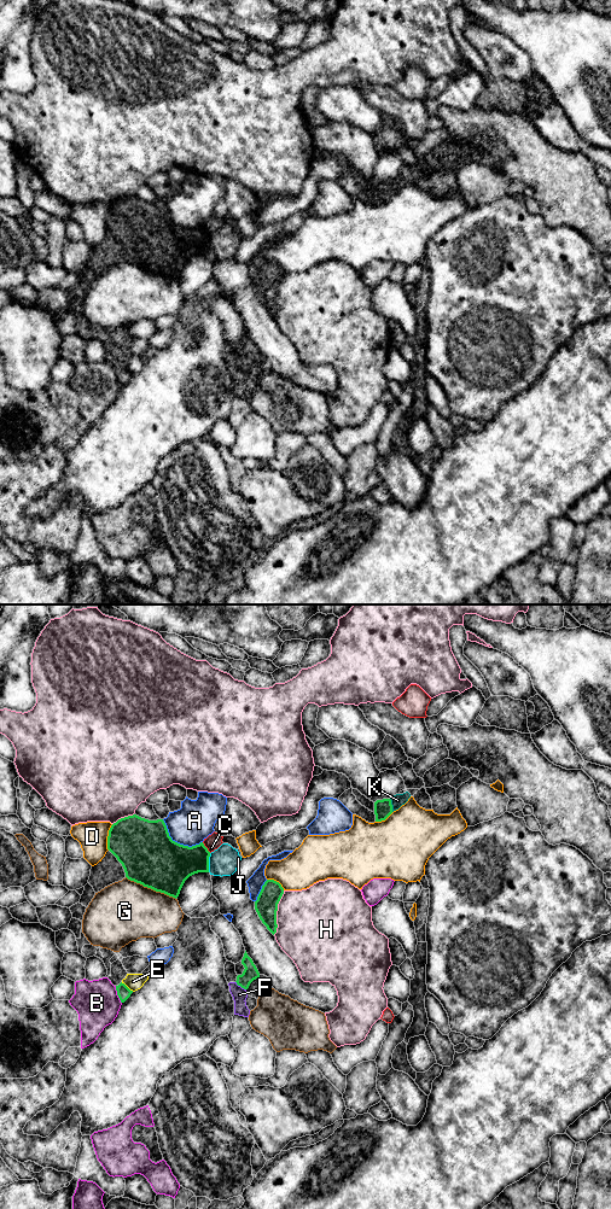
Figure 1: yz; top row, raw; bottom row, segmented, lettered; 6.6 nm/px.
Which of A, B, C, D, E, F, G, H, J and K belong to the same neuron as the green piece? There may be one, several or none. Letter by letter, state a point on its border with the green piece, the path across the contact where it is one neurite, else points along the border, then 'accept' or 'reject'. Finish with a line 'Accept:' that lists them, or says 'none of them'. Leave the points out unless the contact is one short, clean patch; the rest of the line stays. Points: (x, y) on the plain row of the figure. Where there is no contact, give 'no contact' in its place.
A: meets green in yz at (176, 225); reject
B: meets green in yz at (117, 377); reject
C: meets green in yz at (205, 229); reject
D: meets green in yz at (108, 220); reject
E: meets green in yz at (126, 368); reject
F: meets green in yz at (240, 368); runs through yz (250, 355), (240, 368), (239, 377); accept
G: meets green in yz at (151, 270); border along yz (126, 258), (175, 281); reject
H: meets green in yz at (275, 295); reject
J: meets green in yz at (208, 245); border along yz (210, 235), (208, 253); reject
K: meets green in yz at (391, 187); runs through yz (383, 191), (391, 187), (397, 182); accept
Accept: F, K

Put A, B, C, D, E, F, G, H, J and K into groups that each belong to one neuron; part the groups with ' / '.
A / B / C / D / E / F K / G / H / J

